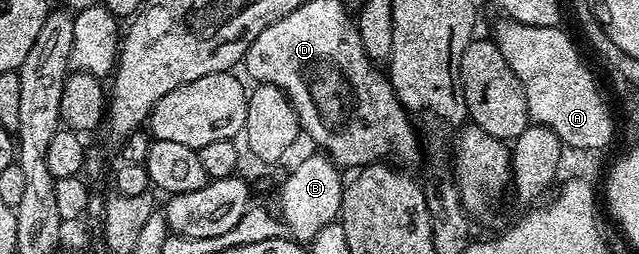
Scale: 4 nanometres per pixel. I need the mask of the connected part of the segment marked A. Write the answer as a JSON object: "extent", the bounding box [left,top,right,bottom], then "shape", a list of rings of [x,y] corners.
{"extent":[494,19,614,151],"shape":[[[516,19],[501,20],[496,29],[494,40],[511,70],[518,76],[526,92],[529,118],[539,125],[554,131],[563,146],[584,151],[594,151],[606,146],[614,135],[614,119],[599,85],[584,63],[571,37],[558,25],[530,25]]]}

